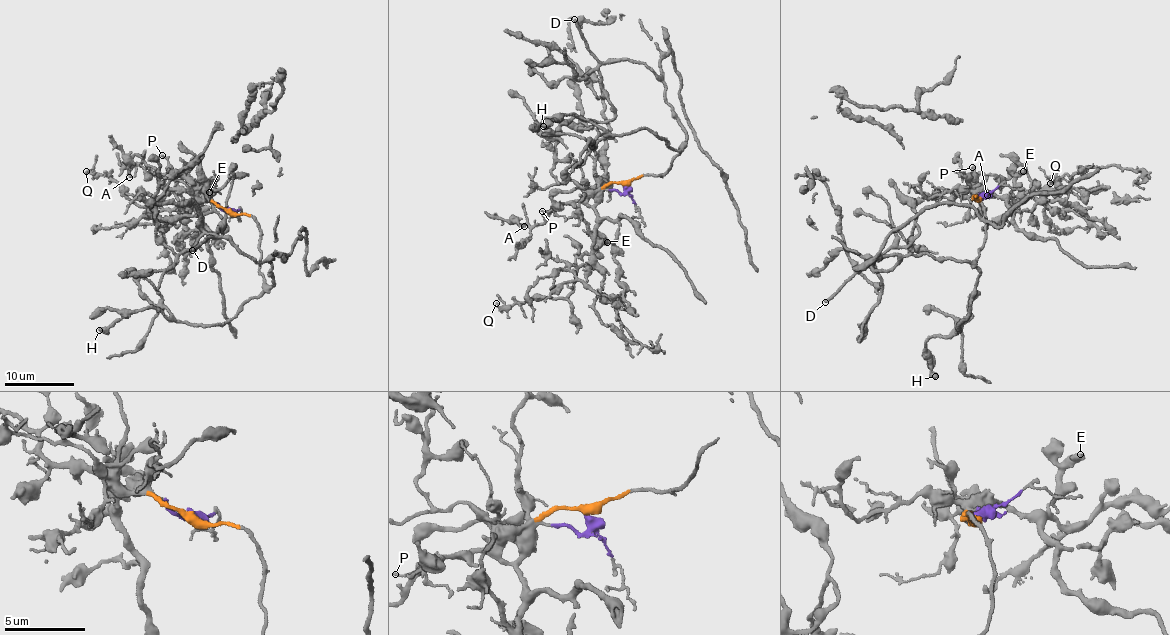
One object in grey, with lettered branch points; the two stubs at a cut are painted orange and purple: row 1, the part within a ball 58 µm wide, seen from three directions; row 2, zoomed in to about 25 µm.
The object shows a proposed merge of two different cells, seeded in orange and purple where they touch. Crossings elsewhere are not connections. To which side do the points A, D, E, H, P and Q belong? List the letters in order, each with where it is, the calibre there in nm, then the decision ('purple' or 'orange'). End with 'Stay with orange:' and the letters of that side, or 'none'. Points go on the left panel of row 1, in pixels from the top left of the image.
A: at (129, 177); 140 nm thick; purple
D: at (192, 250); 240 nm thick; orange
E: at (209, 192); 500 nm thick; purple
H: at (99, 330); 550 nm thick; orange
P: at (162, 155); 150 nm thick; purple
Q: at (86, 171); 170 nm thick; purple
Stay with orange: D, H

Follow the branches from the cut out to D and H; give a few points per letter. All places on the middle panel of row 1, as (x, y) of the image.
D: (622, 184), (664, 174), (686, 143), (685, 128), (650, 68), (625, 59), (597, 62), (575, 19)
H: (622, 184), (643, 175), (664, 174), (682, 148), (675, 150), (644, 129), (607, 134), (572, 114), (543, 126)

